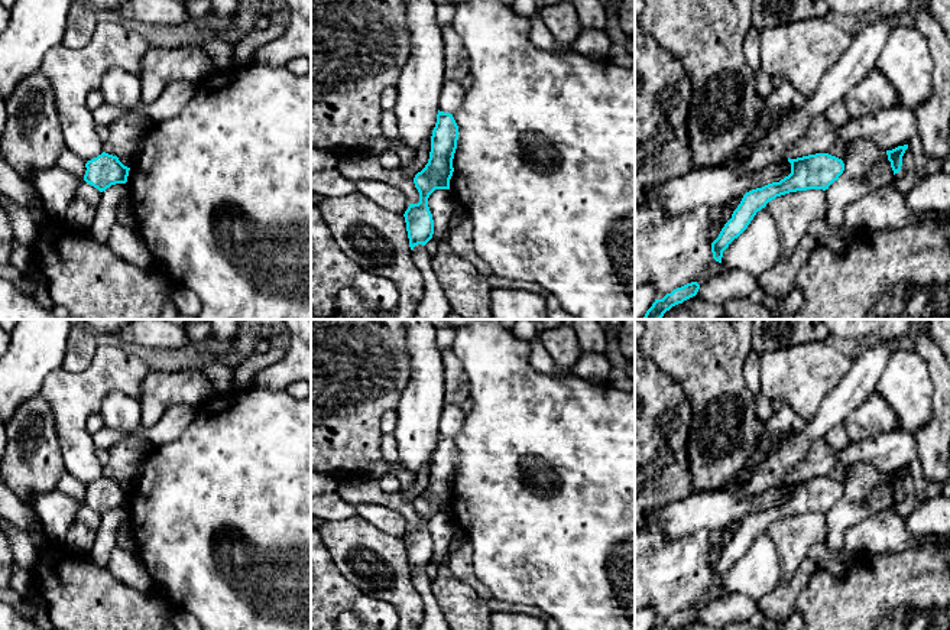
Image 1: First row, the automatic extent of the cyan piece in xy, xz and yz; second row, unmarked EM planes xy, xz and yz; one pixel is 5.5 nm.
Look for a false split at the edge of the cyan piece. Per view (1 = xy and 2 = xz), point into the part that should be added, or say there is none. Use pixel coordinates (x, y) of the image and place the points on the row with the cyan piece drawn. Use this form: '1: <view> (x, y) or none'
1: none
2: none

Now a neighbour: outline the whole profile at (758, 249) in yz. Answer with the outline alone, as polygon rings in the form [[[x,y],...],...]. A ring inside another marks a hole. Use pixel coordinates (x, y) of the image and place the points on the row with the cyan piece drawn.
[[[762,208],[748,228],[723,251],[724,269],[740,269],[759,277],[779,263],[781,237],[774,217]]]

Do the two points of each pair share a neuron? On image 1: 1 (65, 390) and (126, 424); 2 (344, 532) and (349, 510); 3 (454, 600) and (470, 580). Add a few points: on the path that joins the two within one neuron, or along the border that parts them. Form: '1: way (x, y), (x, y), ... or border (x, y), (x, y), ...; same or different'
1: border (132, 396), (123, 392), (110, 392), (99, 412); different
2: border (356, 513), (343, 519), (327, 520); different
3: border (453, 552), (448, 559), (450, 571), (486, 601); different

